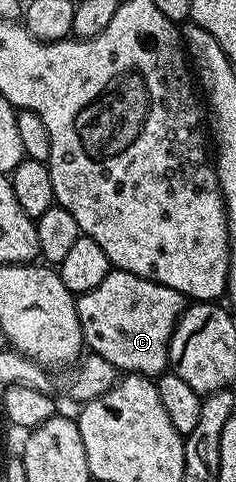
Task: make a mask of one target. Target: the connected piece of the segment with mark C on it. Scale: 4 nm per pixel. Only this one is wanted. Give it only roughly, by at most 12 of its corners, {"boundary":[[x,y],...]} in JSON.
{"boundary":[[123,269],[77,294],[89,352],[154,379],[187,298]]}

